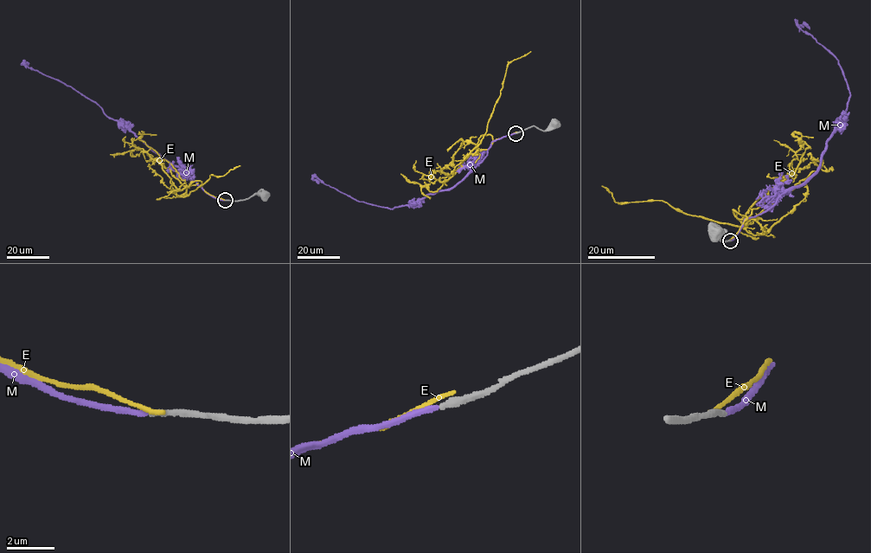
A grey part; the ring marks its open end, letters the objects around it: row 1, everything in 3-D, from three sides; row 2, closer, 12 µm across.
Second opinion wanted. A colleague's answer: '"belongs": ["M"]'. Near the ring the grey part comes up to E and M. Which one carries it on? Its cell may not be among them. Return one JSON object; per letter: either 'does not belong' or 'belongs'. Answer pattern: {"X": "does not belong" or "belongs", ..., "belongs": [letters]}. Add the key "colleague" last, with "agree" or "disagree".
{"E": "does not belong", "M": "belongs", "belongs": ["M"], "colleague": "agree"}

